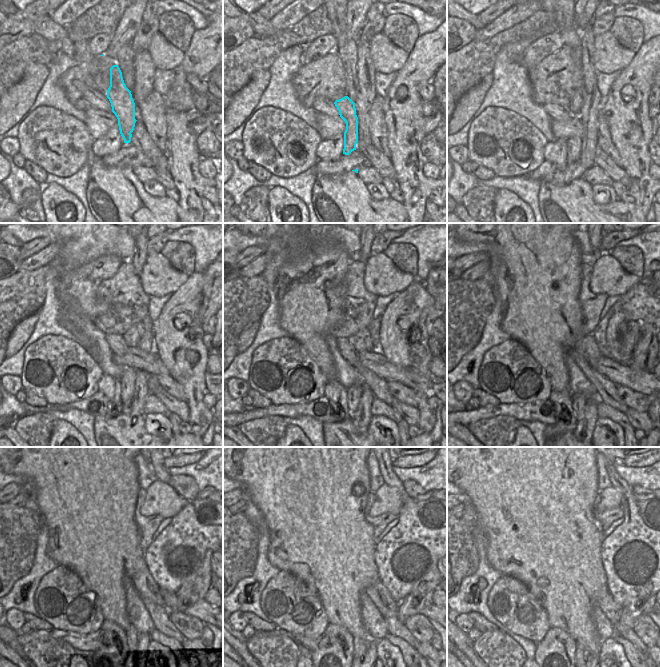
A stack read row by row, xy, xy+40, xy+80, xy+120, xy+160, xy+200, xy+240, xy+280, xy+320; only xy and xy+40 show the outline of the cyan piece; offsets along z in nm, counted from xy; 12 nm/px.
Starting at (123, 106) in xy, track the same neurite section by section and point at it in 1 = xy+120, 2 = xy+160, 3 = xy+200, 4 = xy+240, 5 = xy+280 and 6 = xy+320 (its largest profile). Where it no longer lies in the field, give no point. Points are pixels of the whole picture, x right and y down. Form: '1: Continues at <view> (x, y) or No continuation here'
1: Continues at xy+120 (127, 380)
2: Continues at xy+160 (354, 392)
3: Continues at xy+200 (578, 401)
4: Continues at xy+240 (131, 633)
5: Continues at xy+280 (359, 645)
6: Continues at xy+320 (581, 650)

